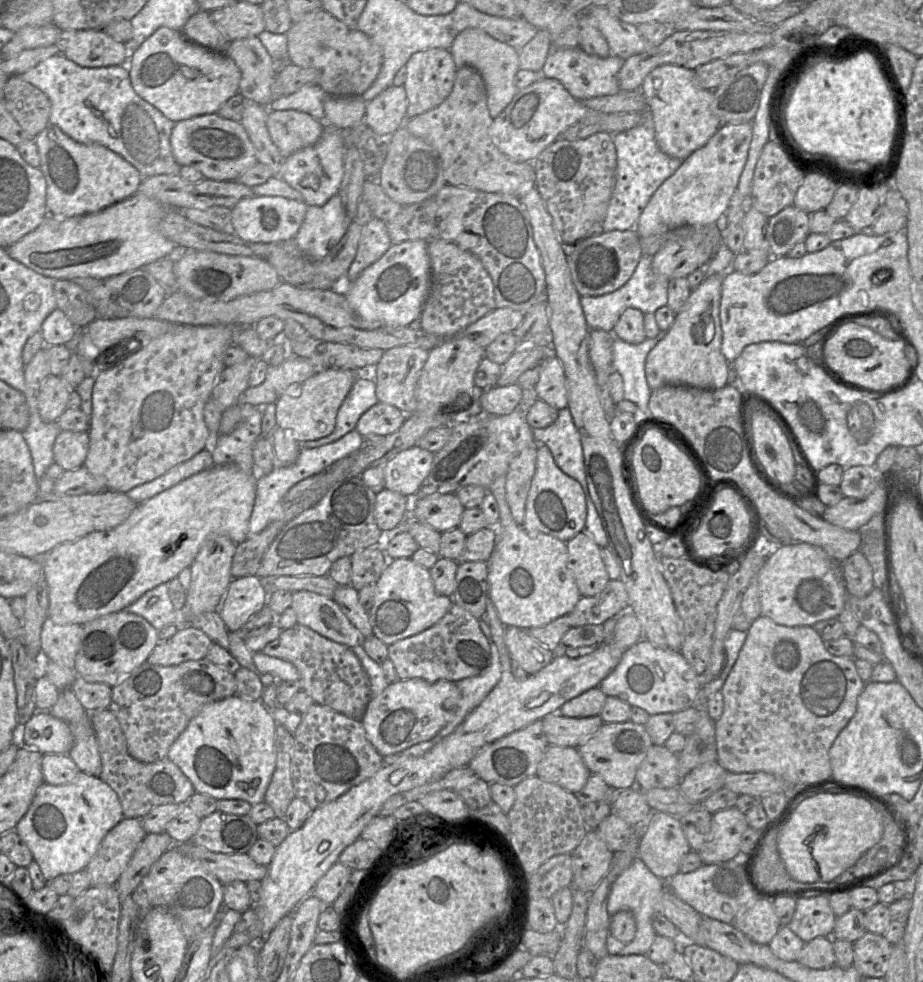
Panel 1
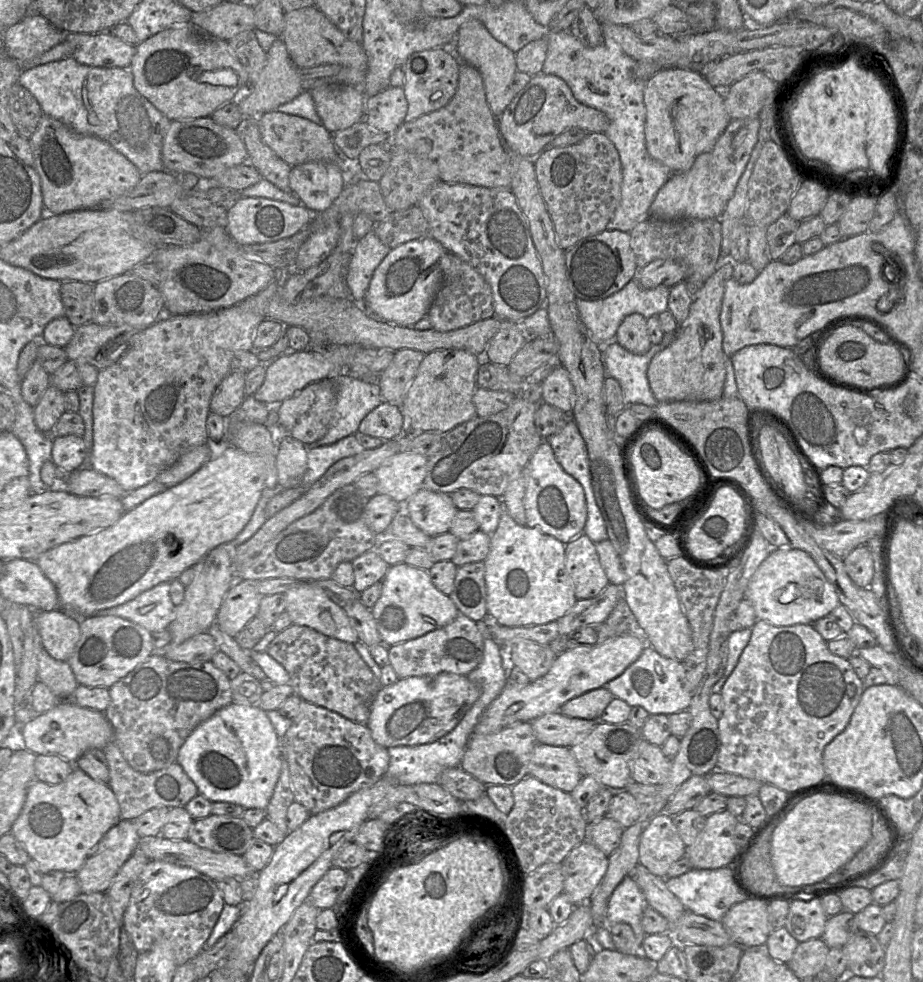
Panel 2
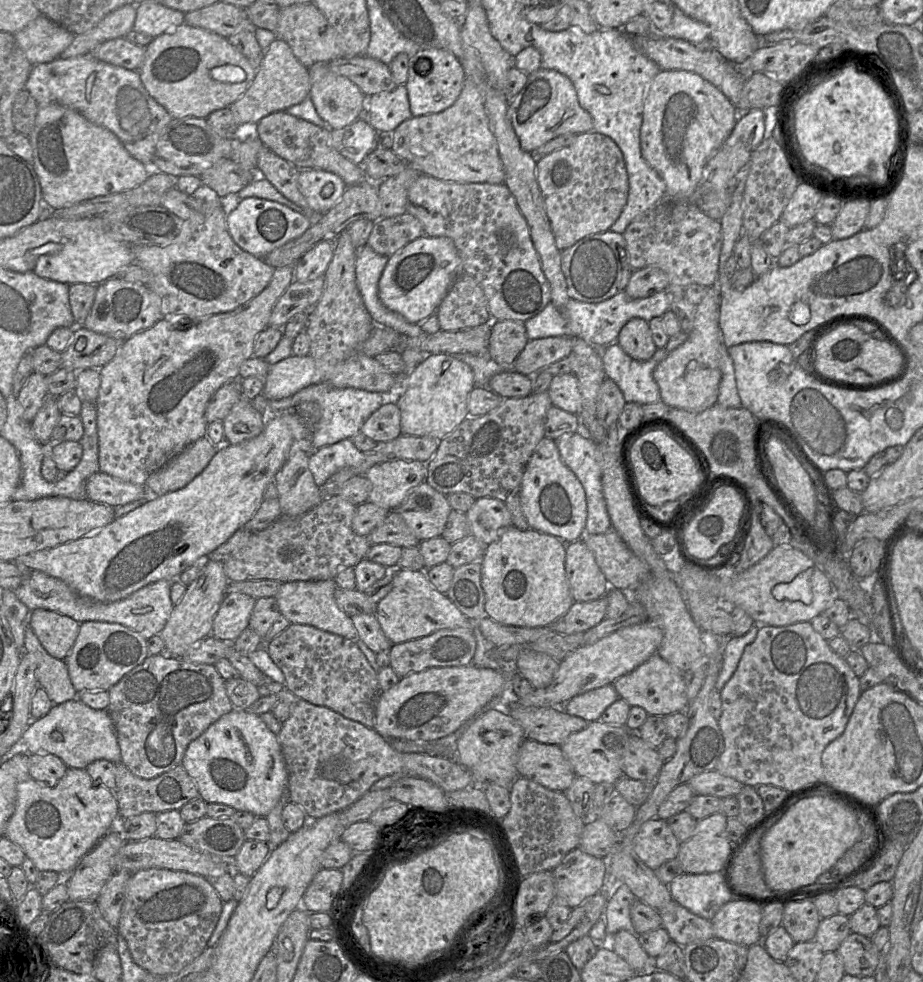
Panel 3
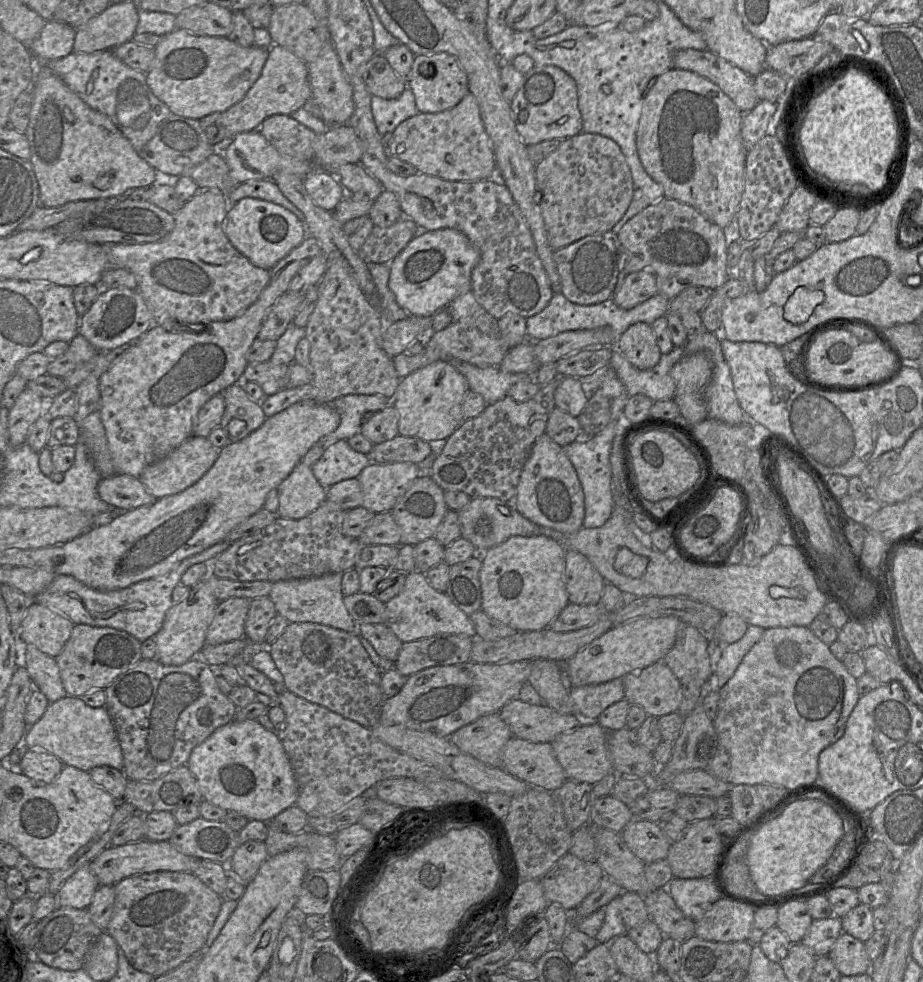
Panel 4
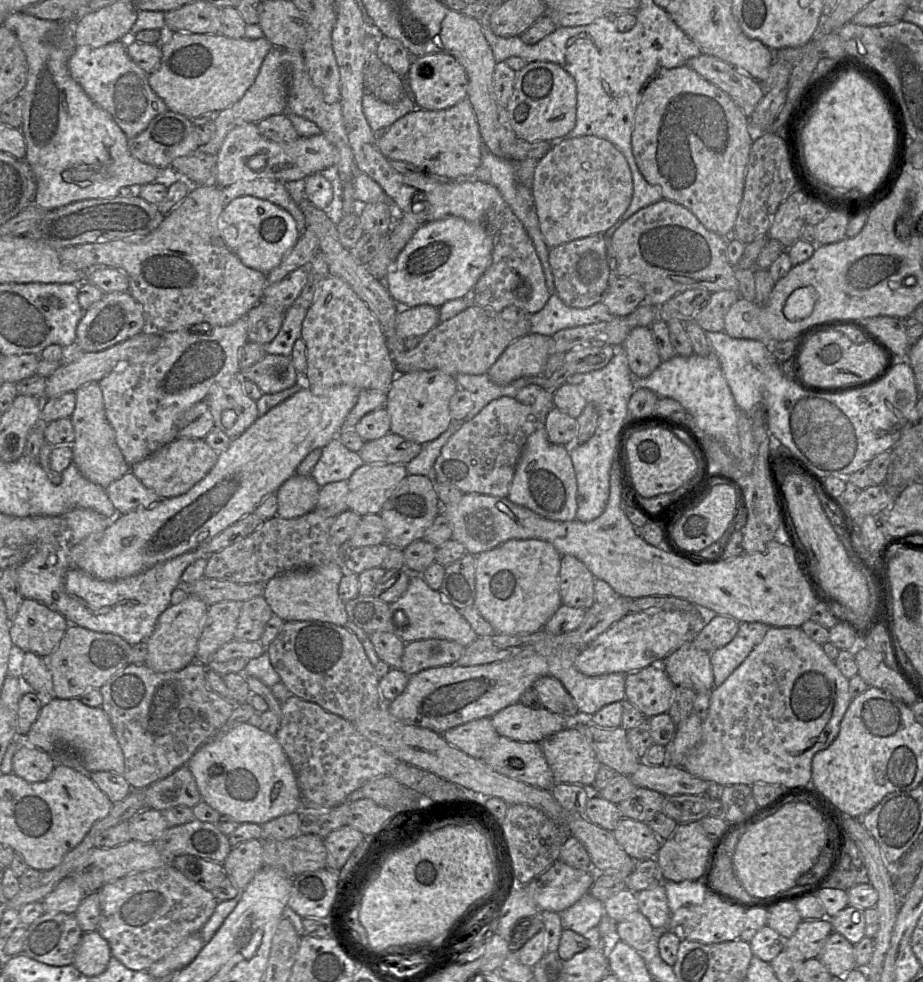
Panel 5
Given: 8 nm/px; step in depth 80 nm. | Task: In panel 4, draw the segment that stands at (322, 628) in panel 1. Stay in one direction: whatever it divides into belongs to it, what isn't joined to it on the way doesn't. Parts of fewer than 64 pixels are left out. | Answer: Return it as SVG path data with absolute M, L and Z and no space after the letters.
M332 573L319 577L282 580L272 583L269 598L276 612L289 623L310 622L331 626L359 636L359 629L346 609L341 590L343 573Z

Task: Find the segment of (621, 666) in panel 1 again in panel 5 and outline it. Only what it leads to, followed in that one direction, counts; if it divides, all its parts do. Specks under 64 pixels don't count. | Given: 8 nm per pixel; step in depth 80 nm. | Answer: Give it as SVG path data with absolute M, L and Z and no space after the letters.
M661 664L651 665L626 675L625 699L651 718L668 713L675 688Z

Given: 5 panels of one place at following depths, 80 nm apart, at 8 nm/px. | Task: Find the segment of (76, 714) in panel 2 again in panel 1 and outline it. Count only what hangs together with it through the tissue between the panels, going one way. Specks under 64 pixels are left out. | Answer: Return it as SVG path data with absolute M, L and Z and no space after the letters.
M37 711L24 729L24 743L42 754L68 754L73 735L68 724L48 711Z

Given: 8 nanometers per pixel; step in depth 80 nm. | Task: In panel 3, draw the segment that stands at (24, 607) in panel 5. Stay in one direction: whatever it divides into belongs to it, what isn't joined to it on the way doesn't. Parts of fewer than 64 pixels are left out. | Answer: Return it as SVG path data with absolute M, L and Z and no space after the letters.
M45 609L29 613L27 625L52 657L64 660L69 654L79 632L79 624L72 618Z

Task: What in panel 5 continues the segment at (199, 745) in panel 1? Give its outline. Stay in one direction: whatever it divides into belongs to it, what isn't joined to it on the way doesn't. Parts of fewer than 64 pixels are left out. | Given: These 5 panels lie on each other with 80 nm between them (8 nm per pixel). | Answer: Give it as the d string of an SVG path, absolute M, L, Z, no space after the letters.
M243 723L222 737L208 740L194 753L187 767L192 772L202 800L239 824L263 825L279 816L301 809L301 795L291 763L279 744L276 735L271 735L249 723Z

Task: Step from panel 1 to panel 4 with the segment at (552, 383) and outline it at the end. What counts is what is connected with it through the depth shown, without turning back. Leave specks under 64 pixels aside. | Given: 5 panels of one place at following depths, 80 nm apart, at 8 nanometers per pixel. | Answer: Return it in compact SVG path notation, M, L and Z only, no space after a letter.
M565 376L554 392L554 403L556 408L579 416L589 400L589 394L583 387L579 378Z

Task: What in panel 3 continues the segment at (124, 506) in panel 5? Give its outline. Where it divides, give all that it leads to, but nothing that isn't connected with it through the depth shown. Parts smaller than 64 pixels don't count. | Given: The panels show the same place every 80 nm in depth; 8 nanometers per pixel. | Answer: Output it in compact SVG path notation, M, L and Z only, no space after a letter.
M100 471L86 482L86 498L92 502L117 507L149 496L145 486L139 486L113 478Z

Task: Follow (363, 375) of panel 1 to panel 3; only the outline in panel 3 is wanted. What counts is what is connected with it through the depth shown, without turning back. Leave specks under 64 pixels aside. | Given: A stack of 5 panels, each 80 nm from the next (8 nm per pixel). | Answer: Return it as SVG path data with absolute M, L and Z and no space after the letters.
M319 382L305 387L295 394L278 399L268 400L262 413L264 418L274 418L306 402L316 402L319 405L319 421L311 429L311 444L314 450L335 444L344 439L351 439L361 432L366 419L380 408L387 397L387 392L370 392L355 388L335 388L325 382Z

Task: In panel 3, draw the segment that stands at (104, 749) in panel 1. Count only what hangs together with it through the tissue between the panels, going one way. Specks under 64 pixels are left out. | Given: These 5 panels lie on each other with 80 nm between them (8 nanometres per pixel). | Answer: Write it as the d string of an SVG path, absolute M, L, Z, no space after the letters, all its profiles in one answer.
M122 762L115 763L116 785L113 793L119 810L119 820L139 815L143 812L161 813L179 810L188 802L199 798L195 781L189 776L182 765L165 772L153 779L135 776Z

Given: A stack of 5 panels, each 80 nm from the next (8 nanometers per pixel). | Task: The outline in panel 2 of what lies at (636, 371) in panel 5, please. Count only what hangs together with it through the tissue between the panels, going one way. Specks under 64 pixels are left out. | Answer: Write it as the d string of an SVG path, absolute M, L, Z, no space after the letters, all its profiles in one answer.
M639 313L626 316L616 332L616 341L631 353L647 353L652 346L647 319Z

